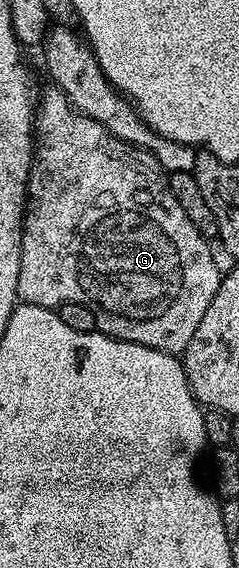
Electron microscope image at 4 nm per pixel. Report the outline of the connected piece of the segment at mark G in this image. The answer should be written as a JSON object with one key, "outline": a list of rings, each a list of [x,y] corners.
{"outline":[[[49,89],[46,95],[44,92],[40,96],[35,116],[35,158],[29,170],[29,190],[21,228],[21,256],[17,282],[17,298],[21,303],[54,309],[60,307],[62,303],[87,305],[87,309],[95,313],[97,330],[102,335],[147,345],[151,349],[165,351],[168,355],[180,356],[187,349],[191,337],[195,337],[195,329],[199,329],[199,321],[203,321],[203,313],[207,313],[207,305],[211,305],[211,297],[215,297],[221,284],[223,272],[215,269],[215,261],[211,261],[209,244],[210,240],[201,235],[199,229],[191,225],[191,221],[187,221],[187,213],[183,213],[179,201],[175,201],[171,193],[166,171],[152,153],[127,141],[119,141],[119,137],[103,129],[99,121],[87,117],[82,111],[76,111],[62,91]]]}

